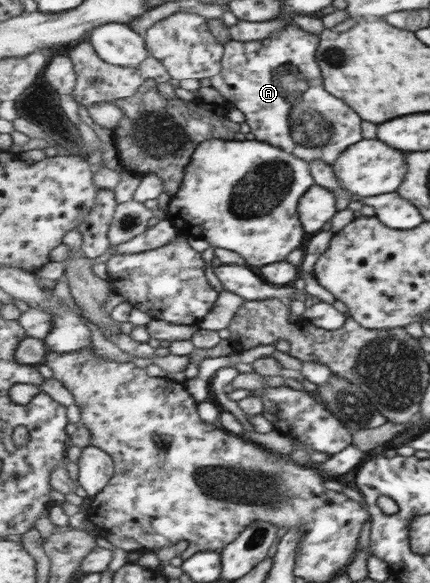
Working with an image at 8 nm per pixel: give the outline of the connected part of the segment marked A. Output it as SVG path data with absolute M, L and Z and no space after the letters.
M295 24L288 25L283 31L267 39L230 40L225 44L221 76L213 76L210 81L211 86L226 99L226 103L234 105L245 115L245 122L250 126L250 132L256 136L256 140L274 144L308 162L323 160L333 166L348 147L364 140L364 120L356 114L354 108L324 90L324 77L317 59L320 43L320 34L306 32Z

